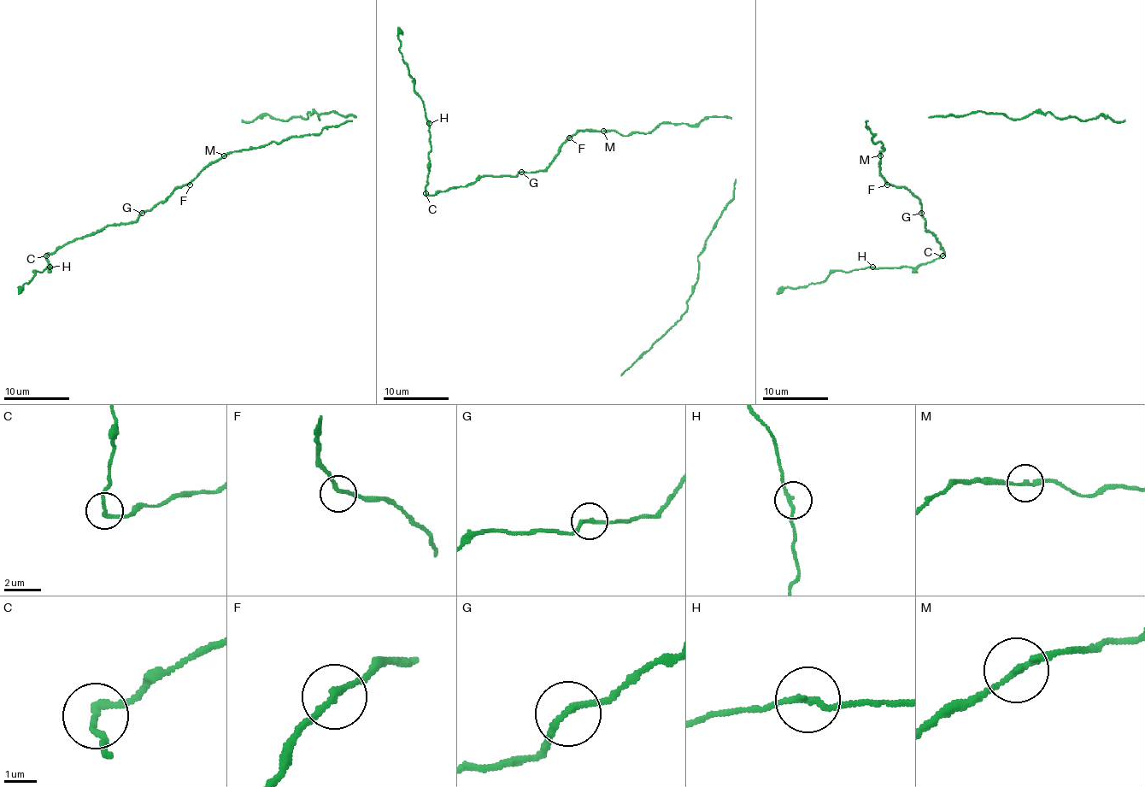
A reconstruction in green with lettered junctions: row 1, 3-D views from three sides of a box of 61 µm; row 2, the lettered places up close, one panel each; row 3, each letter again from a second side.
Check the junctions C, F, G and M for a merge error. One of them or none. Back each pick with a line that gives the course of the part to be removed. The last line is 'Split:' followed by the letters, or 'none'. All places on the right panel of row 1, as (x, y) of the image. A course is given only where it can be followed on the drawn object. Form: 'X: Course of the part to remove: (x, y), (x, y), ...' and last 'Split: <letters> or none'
C: Course of the part to remove: (942, 255), (915, 267), (834, 270), (824, 280), (785, 287), (777, 293)
Split: C

